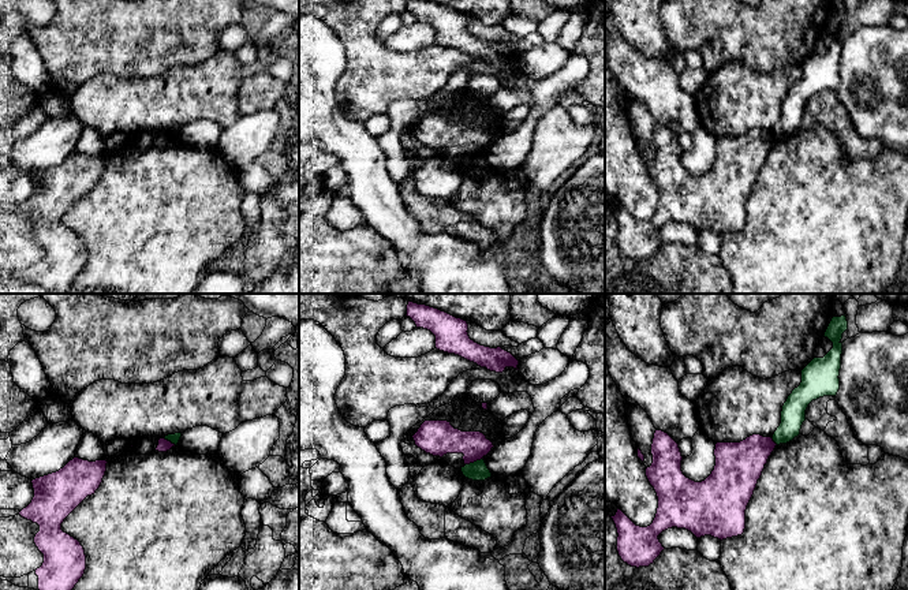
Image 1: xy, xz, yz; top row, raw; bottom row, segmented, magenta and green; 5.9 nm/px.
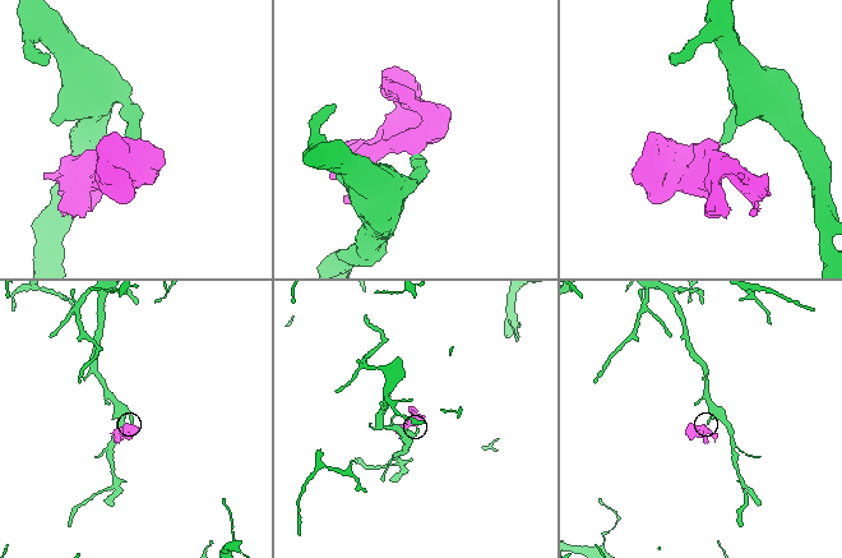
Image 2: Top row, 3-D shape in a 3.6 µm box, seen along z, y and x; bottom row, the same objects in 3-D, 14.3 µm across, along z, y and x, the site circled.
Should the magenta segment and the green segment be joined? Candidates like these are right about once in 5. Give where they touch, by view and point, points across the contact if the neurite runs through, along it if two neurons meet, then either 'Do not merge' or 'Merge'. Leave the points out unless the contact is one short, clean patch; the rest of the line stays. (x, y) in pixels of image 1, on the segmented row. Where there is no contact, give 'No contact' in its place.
Touches magenta at xz (474, 460). Boundary: xz (482, 458), (466, 465). Do not merge

